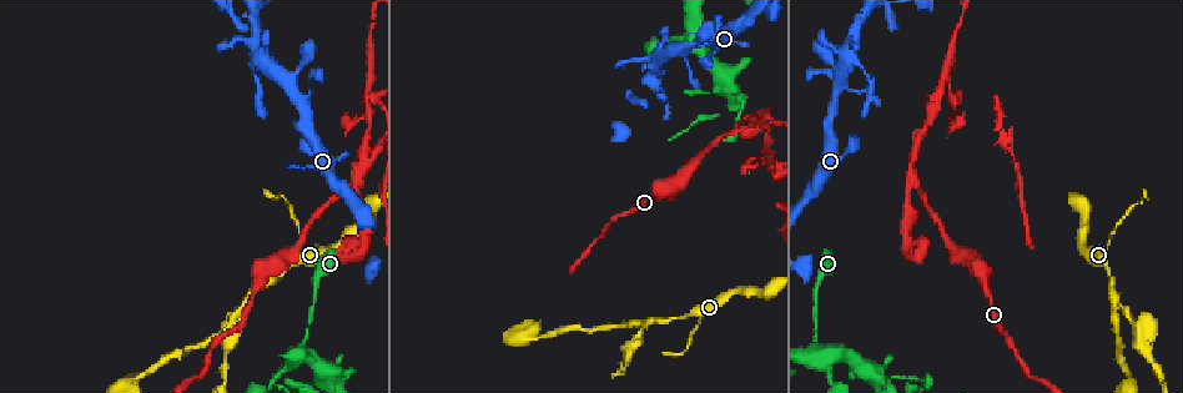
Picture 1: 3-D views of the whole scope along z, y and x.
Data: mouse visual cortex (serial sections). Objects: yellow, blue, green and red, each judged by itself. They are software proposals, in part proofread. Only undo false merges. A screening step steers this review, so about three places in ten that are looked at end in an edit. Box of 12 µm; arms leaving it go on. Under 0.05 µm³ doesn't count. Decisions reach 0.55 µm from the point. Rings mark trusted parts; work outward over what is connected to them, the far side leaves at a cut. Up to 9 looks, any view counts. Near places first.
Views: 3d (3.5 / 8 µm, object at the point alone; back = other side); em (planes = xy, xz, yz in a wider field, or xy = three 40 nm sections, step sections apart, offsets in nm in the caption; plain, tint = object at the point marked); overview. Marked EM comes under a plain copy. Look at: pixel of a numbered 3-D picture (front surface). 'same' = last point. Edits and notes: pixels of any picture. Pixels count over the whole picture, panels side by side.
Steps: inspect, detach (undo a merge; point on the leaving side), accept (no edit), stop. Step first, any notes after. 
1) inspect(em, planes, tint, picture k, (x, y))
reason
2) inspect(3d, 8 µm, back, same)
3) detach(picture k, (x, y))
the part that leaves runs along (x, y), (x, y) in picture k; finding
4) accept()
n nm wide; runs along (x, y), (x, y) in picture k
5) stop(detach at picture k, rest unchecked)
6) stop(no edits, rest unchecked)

inspect(3d, 3.5 µm, picture 1, (1113, 300))

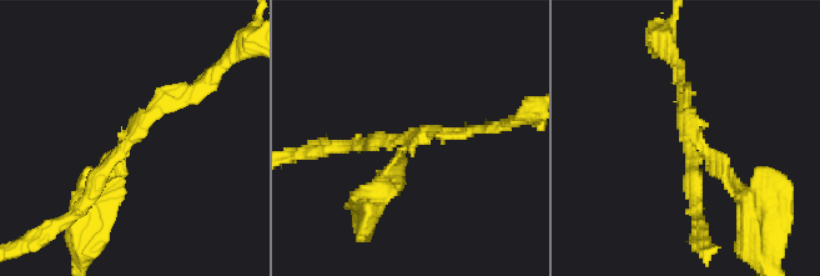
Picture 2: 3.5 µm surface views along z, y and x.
inspect(em, xy, step 2, tint, picture 2, (130, 145))

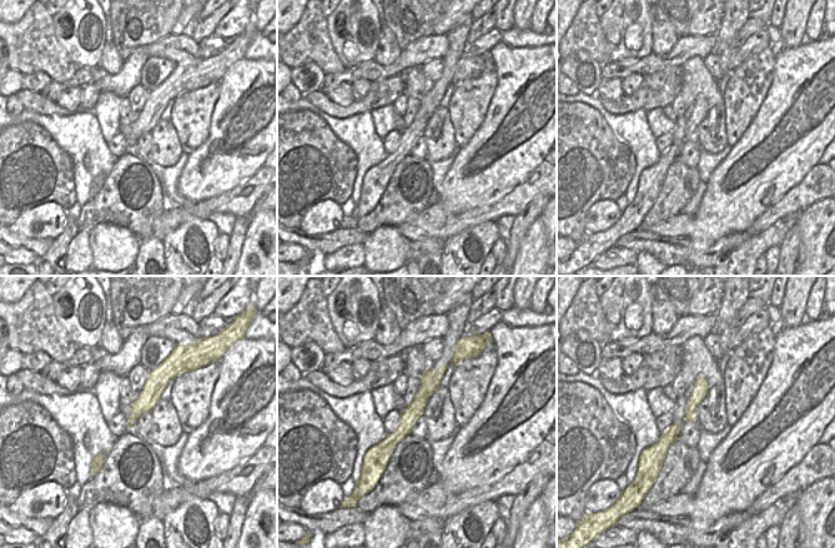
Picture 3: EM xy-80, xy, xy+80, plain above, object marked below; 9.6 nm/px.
detach(picture 2, (120, 194))
arms of 150, 150, 200 nm; the part that leaves runs along (116, 165), (82, 257) in picture 2; a second cell is stuck on

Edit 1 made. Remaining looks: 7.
inspect(overview)

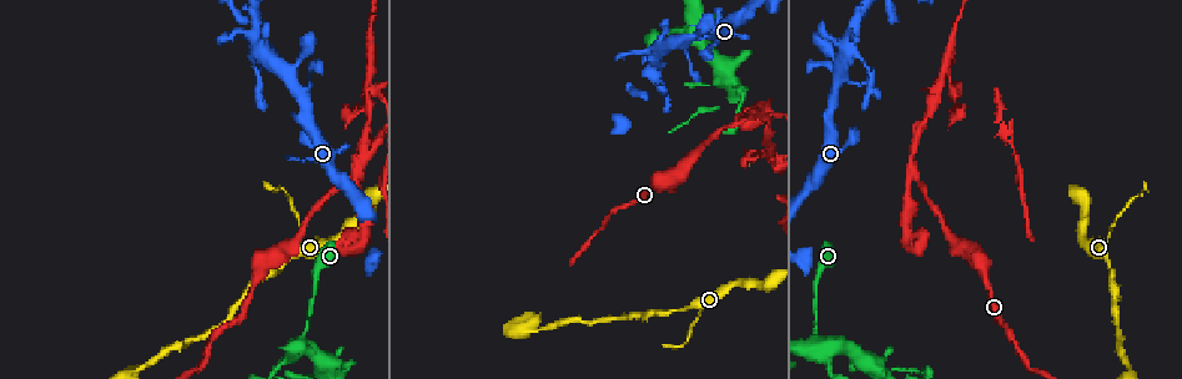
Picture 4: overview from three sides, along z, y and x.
inspect(3d, 3.5 µm, picture 4, (696, 21))
four arms meet

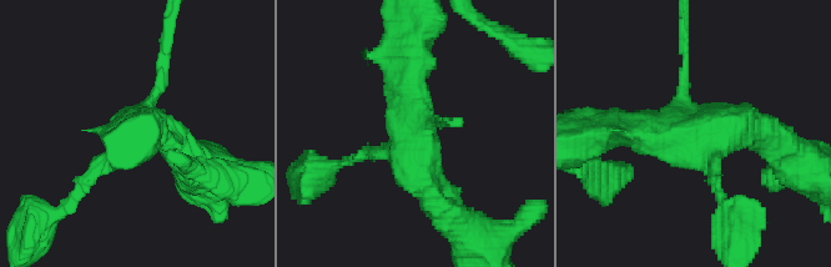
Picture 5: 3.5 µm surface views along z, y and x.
inspect(em, planes, tint, picture 5, (691, 121))

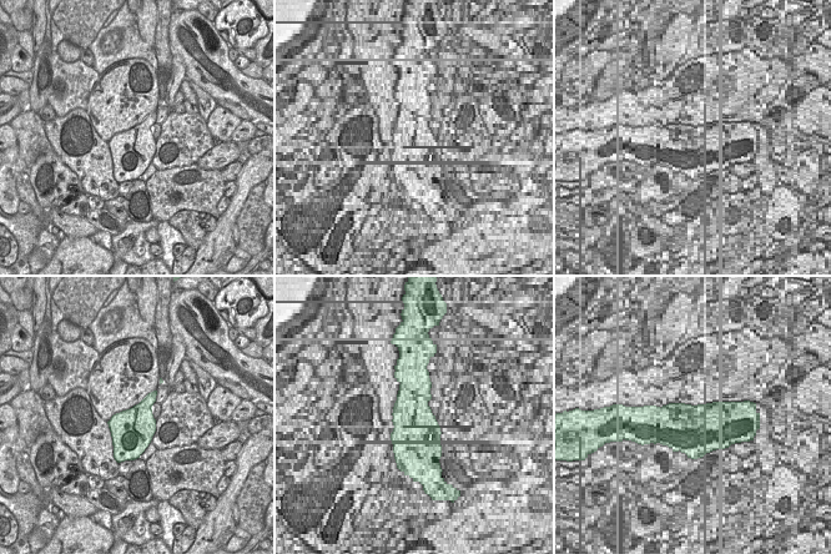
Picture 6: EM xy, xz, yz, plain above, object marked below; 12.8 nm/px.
inspect(em, xy, step 2, tint, same)

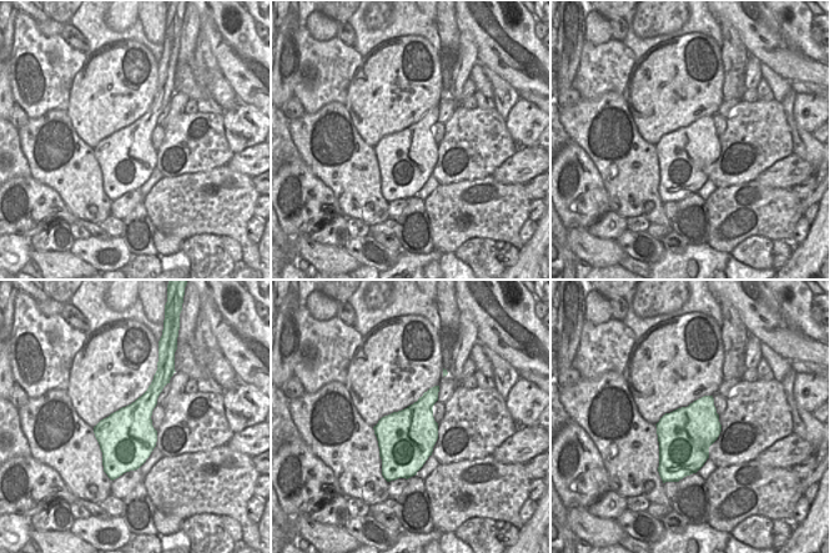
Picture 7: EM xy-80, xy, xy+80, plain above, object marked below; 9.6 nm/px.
accept()
runs along (684, 44), (693, 121), (764, 129) in picture 5; all the same cell

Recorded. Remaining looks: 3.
inspect(3d, 3.5 µm, back, picture 4, (914, 170))
sudden change in width

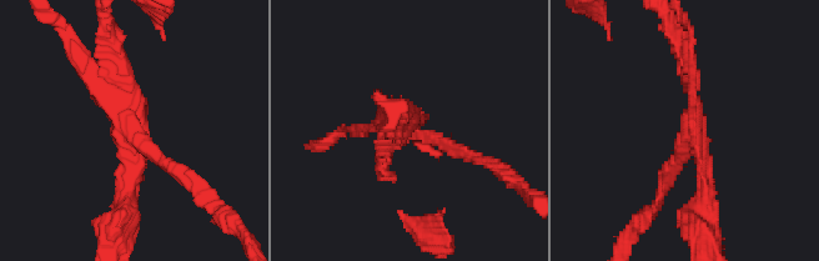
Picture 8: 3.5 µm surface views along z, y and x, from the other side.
inspect(em, xy, step 5, tint, picture 8, (418, 130))
4 arms; arms of 150, 150, 200, 200 nm; now the EM

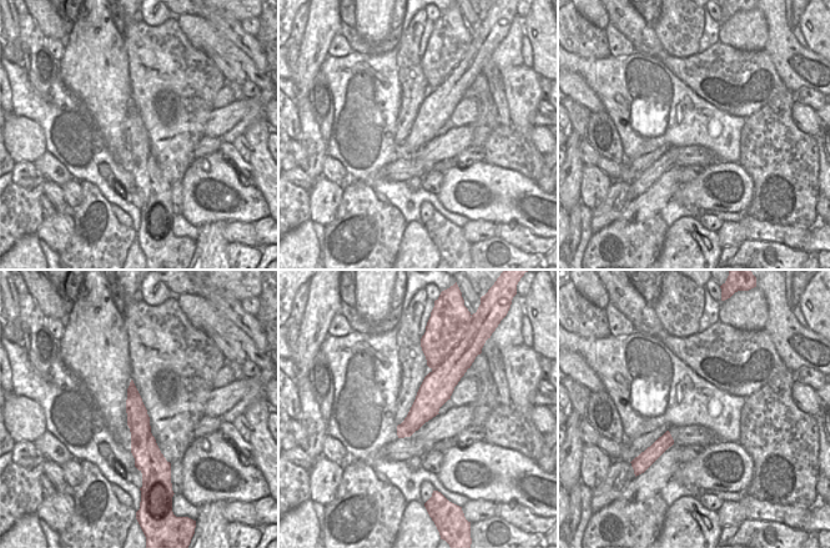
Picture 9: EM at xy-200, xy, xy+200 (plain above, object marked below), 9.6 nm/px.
detach(picture 8, (120, 191))
the part that leaves runs along (126, 103), (107, 25) in picture 8; a second cell is stuck on

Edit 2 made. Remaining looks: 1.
stop(detach at picture 2, detach at picture 8, rest unchecked)

